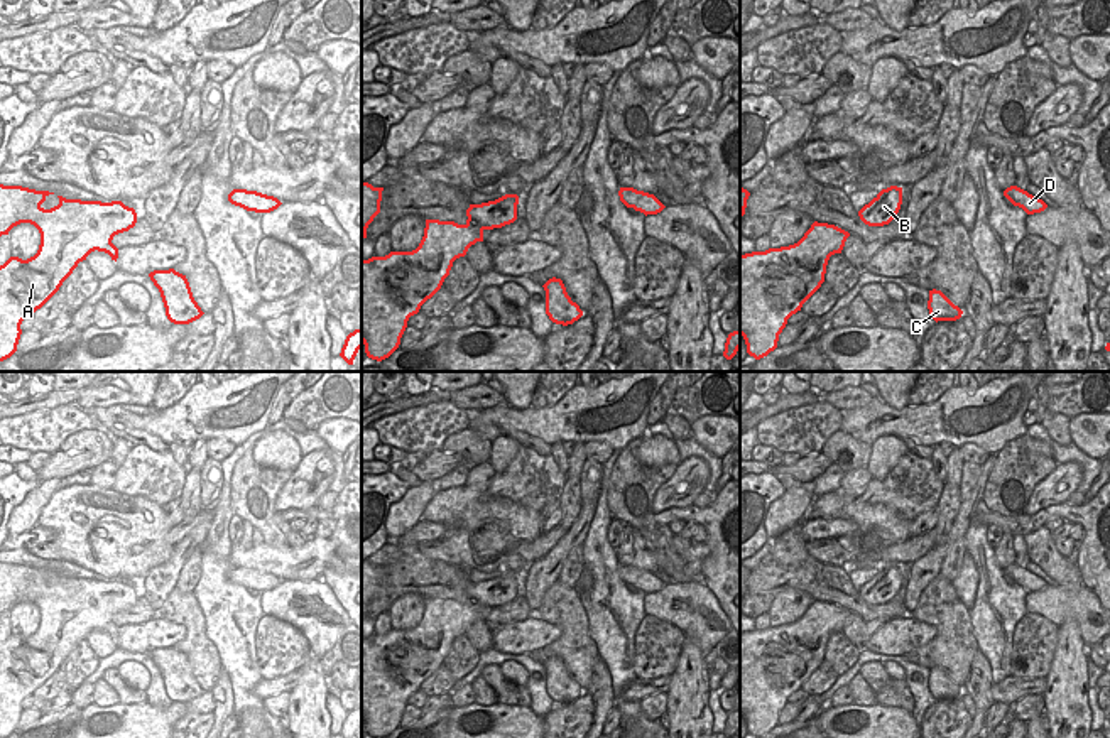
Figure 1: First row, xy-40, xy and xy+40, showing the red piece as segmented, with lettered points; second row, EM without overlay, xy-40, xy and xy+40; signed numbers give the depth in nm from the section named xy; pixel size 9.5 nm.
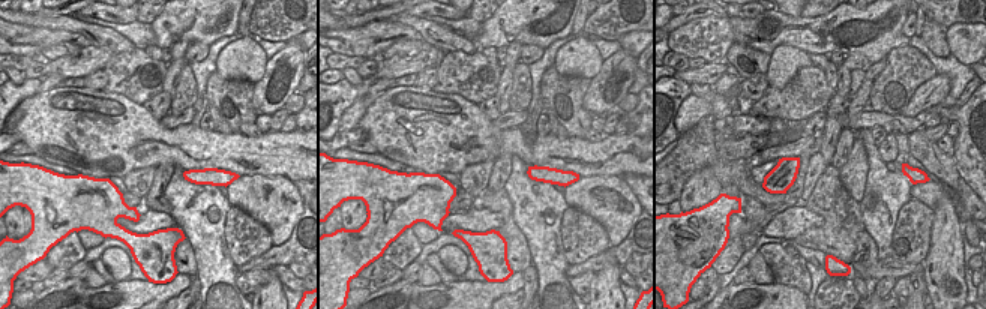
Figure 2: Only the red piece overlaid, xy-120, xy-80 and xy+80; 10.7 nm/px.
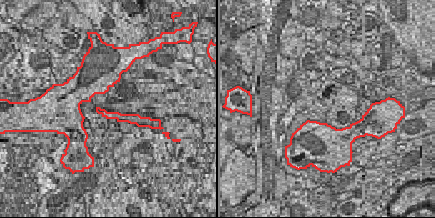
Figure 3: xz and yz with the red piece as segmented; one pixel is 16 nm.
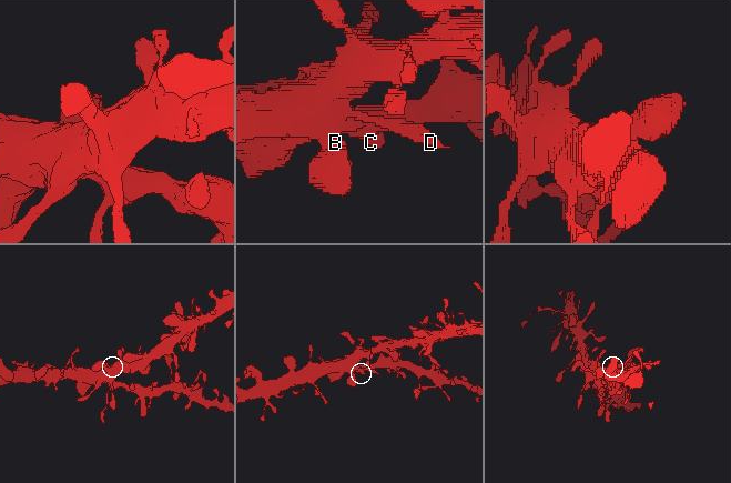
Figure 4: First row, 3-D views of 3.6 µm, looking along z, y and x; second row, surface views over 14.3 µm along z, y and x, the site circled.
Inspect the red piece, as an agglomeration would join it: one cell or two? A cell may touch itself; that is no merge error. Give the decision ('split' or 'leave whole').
leave whole

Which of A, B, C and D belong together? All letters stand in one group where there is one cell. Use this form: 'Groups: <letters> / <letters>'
Groups: A B C D.

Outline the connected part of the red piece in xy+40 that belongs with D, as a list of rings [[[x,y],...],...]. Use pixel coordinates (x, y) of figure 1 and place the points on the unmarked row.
[[[1010,564],[1004,569],[1004,574],[1014,583],[1022,586],[1027,593],[1034,593],[1034,591],[1041,591],[1047,586],[1047,583],[1029,572],[1027,569],[1017,566],[1017,564]]]

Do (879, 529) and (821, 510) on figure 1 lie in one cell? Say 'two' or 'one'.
one

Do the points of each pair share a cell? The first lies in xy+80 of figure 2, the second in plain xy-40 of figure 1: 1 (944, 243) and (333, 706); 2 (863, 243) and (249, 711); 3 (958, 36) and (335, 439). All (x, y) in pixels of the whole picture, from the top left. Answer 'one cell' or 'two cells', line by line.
1: two cells
2: two cells
3: one cell

